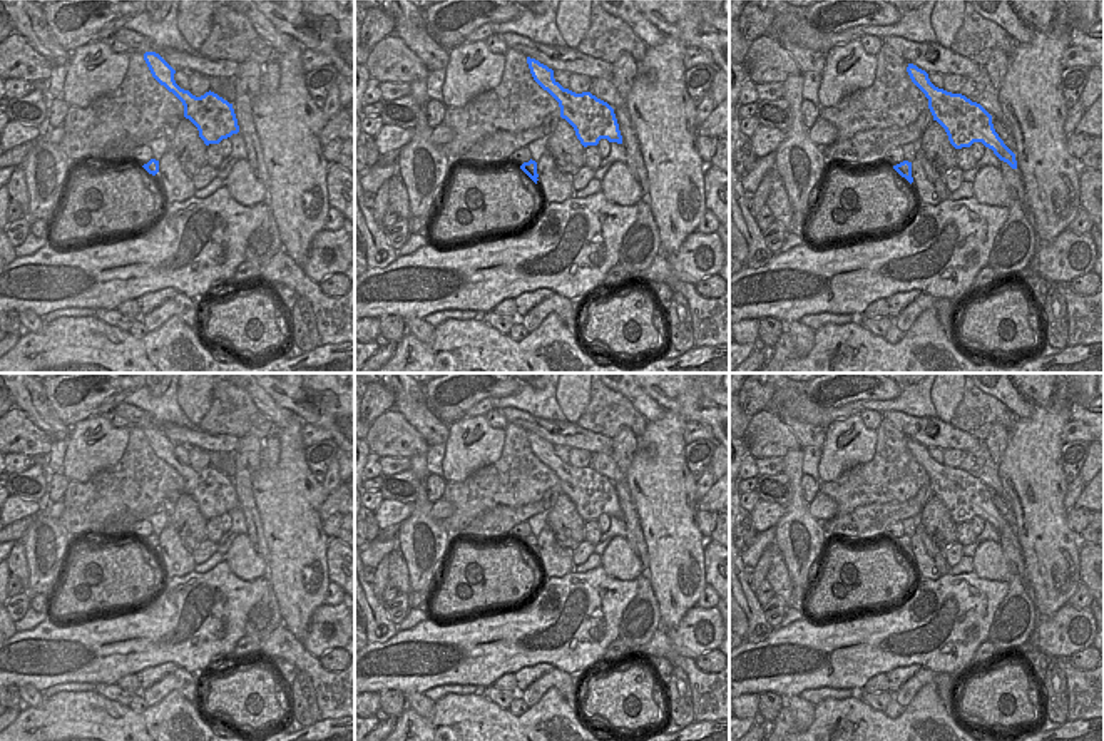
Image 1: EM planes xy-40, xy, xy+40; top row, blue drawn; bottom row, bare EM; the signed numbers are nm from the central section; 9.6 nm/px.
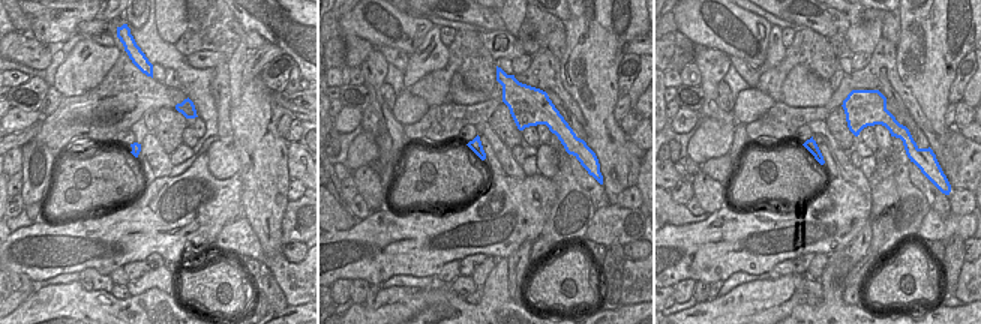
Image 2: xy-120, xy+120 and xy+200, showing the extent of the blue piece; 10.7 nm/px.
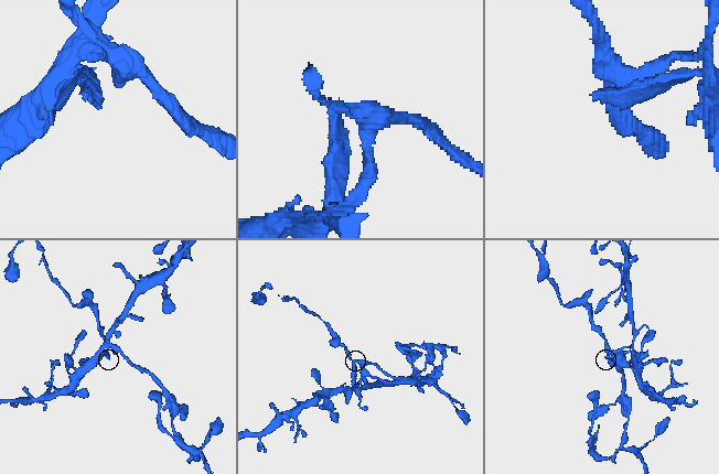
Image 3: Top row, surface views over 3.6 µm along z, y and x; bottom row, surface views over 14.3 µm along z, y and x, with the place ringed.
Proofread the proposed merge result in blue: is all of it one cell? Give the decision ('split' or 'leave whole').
split

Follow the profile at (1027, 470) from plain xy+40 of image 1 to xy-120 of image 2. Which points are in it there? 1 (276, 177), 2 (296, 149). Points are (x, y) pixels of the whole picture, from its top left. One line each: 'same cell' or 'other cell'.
1: same cell
2: other cell

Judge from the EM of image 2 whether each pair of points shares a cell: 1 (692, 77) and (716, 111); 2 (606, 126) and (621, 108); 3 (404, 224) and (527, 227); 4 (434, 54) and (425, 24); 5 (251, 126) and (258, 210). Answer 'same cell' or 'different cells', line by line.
1: different cells
2: different cells
3: same cell
4: different cells
5: same cell

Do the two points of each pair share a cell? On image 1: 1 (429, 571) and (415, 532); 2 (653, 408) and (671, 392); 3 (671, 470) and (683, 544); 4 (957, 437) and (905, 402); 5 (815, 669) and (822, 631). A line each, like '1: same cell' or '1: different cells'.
1: same cell
2: different cells
3: same cell
4: different cells
5: same cell

